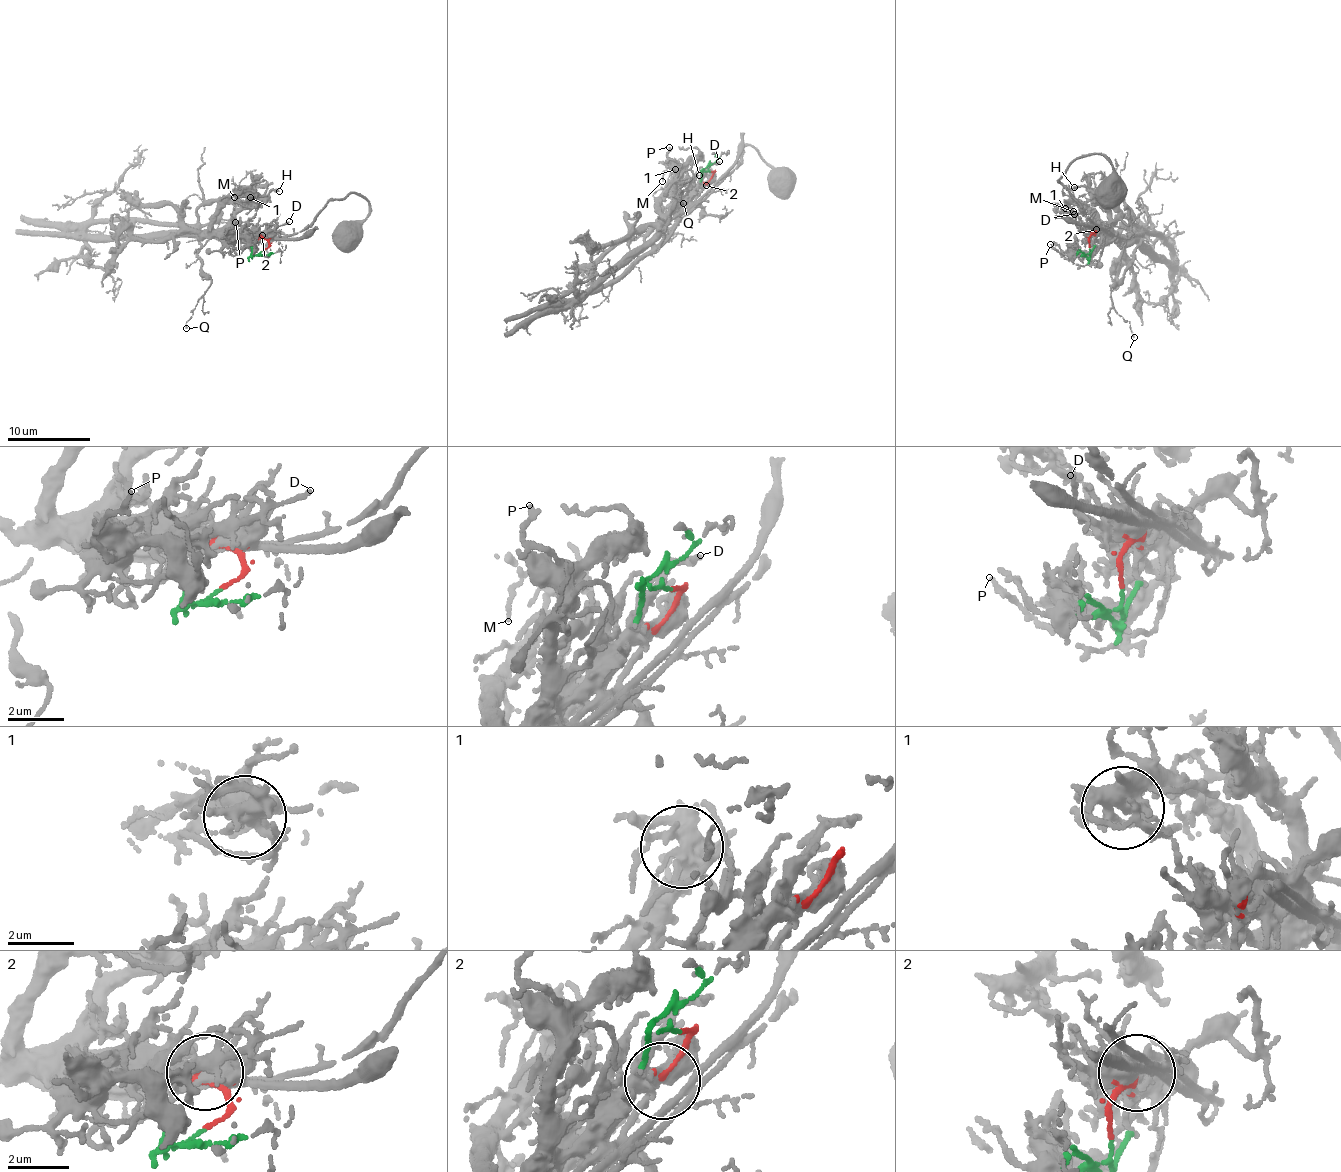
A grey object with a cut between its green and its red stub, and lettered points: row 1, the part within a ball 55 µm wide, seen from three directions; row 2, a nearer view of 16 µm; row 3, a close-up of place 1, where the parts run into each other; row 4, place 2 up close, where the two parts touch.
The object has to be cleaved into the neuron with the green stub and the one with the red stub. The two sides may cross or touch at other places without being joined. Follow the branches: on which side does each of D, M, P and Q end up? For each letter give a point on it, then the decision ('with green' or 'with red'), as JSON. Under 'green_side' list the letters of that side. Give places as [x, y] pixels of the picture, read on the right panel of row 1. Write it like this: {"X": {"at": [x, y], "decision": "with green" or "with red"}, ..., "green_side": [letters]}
{"D": {"at": [1074, 214], "decision": "with green"}, "M": {"at": [1073, 211], "decision": "with green"}, "P": {"at": [1050, 244], "decision": "with green"}, "Q": {"at": [1134, 337], "decision": "with red"}, "green_side": ["D", "M", "P"]}

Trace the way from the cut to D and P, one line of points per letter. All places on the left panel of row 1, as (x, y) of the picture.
D: (263, 251), (252, 253), (253, 239), (289, 222)
P: (263, 251), (254, 255), (253, 239), (236, 236), (238, 230), (239, 233), (225, 233), (236, 222)

